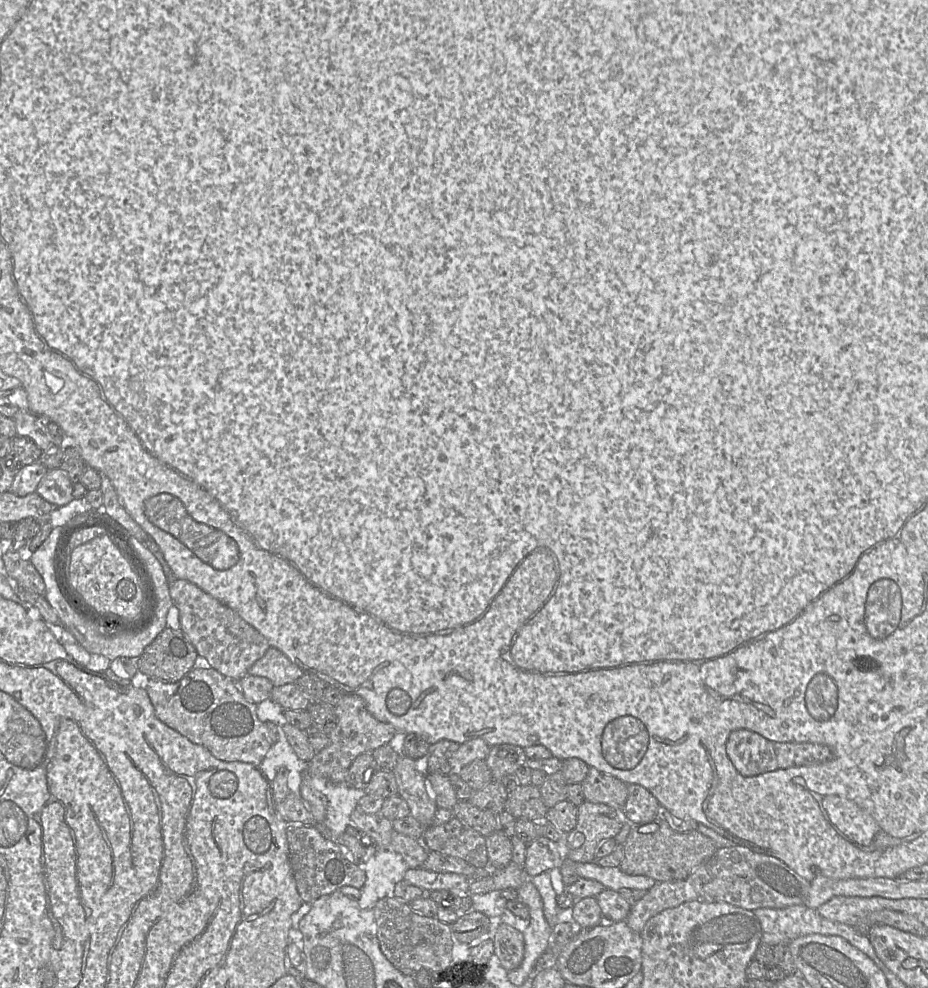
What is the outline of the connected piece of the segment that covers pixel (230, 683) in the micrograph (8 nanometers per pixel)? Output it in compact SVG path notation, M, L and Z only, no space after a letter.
M193 668L175 683L150 679L146 691L161 722L207 748L219 760L260 765L272 745L265 723L257 716L257 704L244 697L238 682L214 668Z

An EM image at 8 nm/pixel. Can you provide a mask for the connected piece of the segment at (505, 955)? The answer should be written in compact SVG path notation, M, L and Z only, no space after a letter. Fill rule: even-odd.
M494 922L491 939L494 943L494 954L503 968L507 972L517 969L524 958L523 933L504 922Z

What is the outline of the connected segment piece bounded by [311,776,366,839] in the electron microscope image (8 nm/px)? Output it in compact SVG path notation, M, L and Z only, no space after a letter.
M314 776L311 777L311 784L328 800L323 823L337 839L346 833L346 828L351 825L351 814L366 793L364 789L348 787L345 782L335 784Z

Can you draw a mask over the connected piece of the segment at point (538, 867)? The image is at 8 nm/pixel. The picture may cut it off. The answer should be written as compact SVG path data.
M541 836L527 845L523 870L531 878L547 870L560 868L563 860L561 845Z

